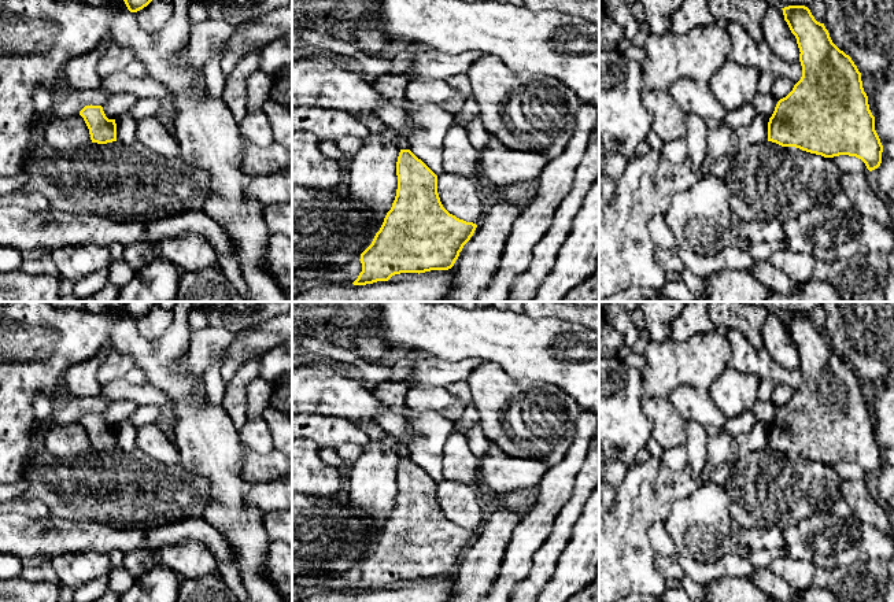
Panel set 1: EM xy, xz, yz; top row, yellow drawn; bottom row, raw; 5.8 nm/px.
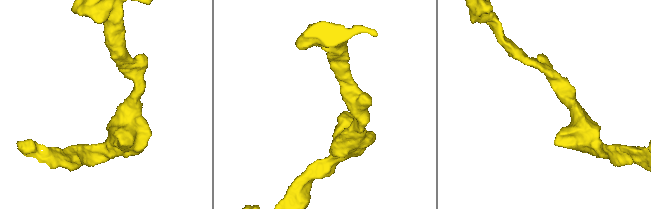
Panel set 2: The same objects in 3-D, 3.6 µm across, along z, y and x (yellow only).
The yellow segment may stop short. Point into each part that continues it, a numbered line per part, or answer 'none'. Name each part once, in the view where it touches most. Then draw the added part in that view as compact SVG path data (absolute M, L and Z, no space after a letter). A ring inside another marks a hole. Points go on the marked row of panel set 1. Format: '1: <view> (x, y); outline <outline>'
none

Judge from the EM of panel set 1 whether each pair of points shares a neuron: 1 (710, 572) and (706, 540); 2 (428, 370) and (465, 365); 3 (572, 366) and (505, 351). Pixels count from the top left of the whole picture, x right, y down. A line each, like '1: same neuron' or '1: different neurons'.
1: different neurons
2: same neuron
3: same neuron

